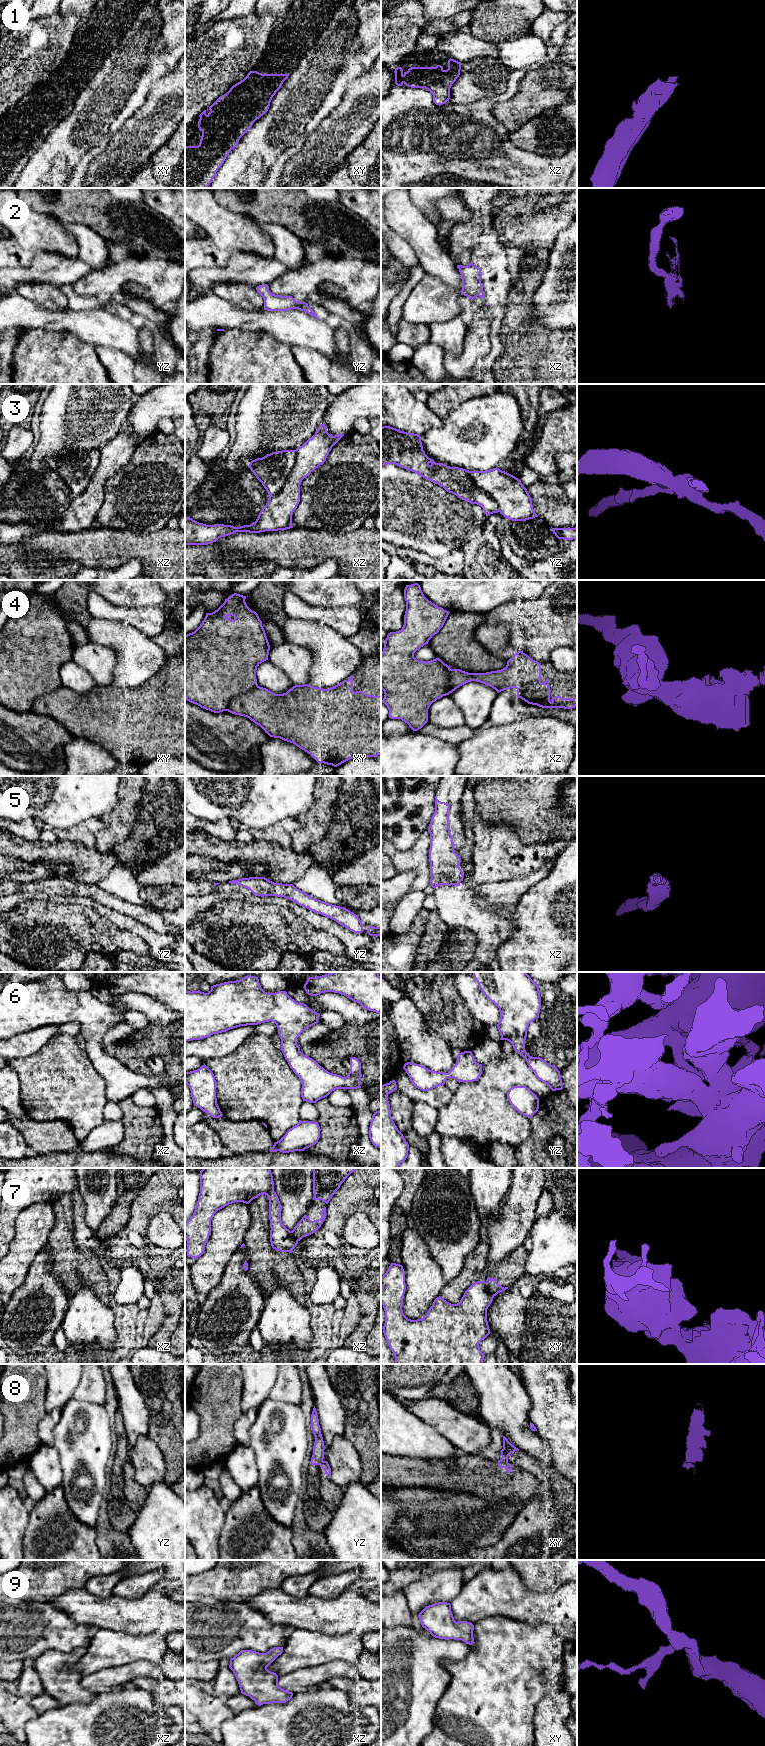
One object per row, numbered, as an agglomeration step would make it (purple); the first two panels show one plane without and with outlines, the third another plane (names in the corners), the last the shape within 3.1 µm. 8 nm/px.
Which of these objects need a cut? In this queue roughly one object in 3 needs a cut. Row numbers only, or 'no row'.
3, 4, 7, 8

